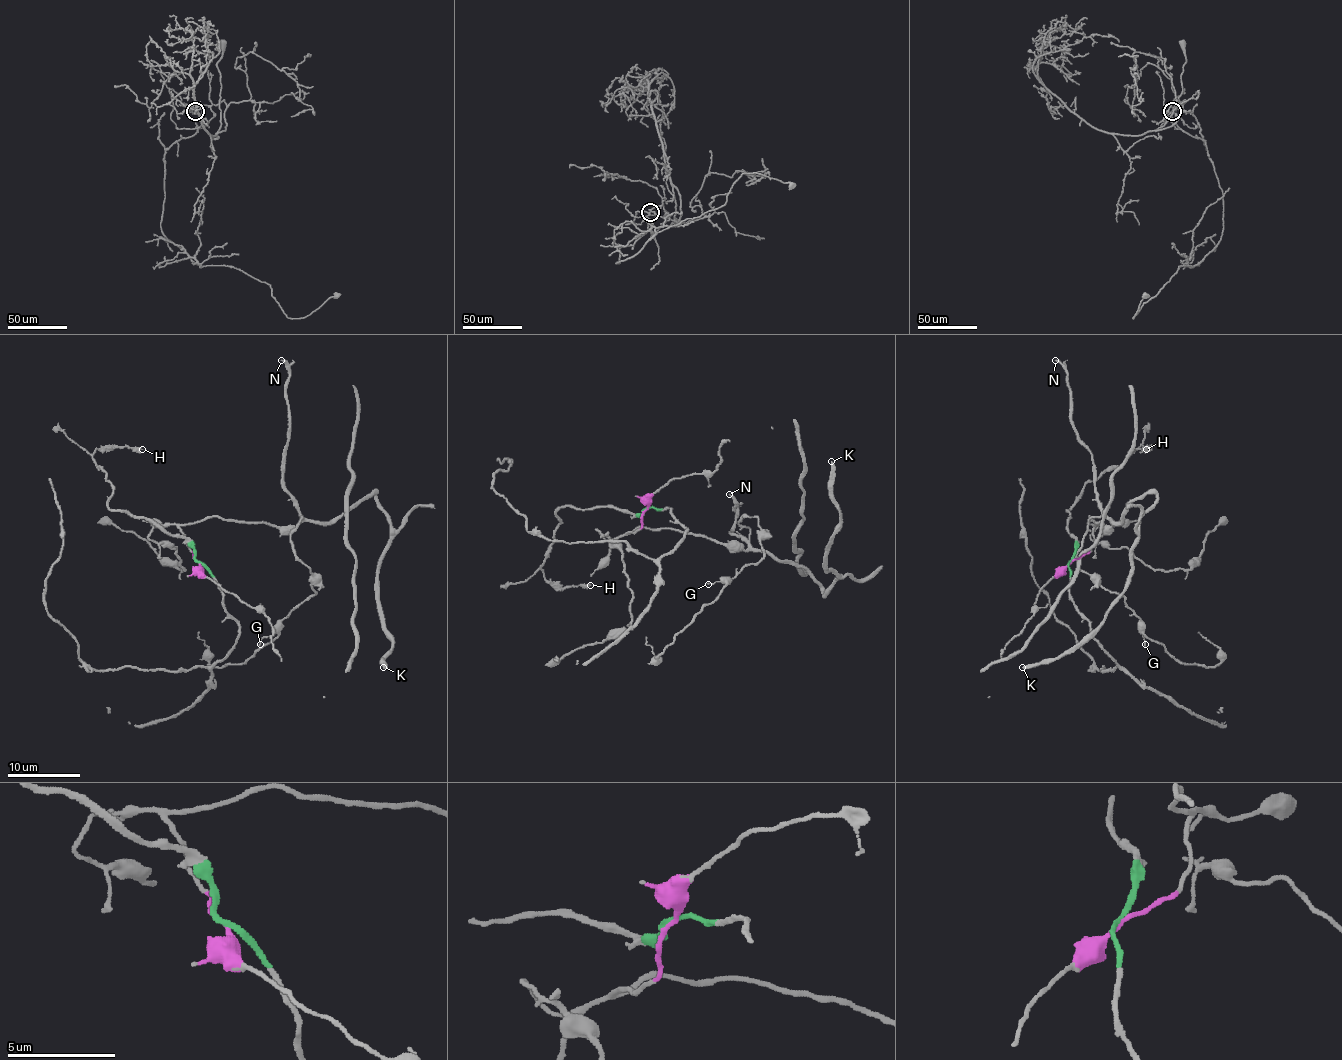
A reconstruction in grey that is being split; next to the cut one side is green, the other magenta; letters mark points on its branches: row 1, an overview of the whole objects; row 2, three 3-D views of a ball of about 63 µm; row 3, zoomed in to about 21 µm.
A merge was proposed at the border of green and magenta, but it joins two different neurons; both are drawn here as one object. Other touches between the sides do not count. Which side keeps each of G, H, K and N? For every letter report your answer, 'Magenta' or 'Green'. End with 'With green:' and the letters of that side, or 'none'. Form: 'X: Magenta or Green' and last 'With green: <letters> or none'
G: Magenta
H: Green
K: Magenta
N: Magenta
With green: H

